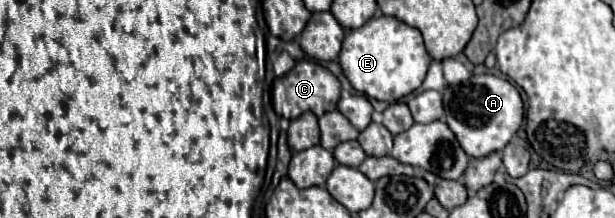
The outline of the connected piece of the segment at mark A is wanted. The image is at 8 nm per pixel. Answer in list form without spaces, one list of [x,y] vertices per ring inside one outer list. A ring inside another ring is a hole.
[[[482,74],[472,76],[464,84],[448,86],[444,90],[446,124],[454,130],[462,150],[472,158],[484,158],[492,152],[502,152],[506,142],[518,132],[524,118],[524,104],[518,90],[504,78]]]

